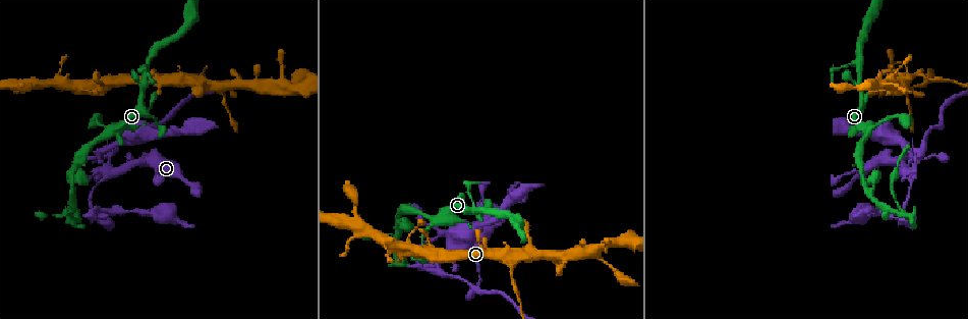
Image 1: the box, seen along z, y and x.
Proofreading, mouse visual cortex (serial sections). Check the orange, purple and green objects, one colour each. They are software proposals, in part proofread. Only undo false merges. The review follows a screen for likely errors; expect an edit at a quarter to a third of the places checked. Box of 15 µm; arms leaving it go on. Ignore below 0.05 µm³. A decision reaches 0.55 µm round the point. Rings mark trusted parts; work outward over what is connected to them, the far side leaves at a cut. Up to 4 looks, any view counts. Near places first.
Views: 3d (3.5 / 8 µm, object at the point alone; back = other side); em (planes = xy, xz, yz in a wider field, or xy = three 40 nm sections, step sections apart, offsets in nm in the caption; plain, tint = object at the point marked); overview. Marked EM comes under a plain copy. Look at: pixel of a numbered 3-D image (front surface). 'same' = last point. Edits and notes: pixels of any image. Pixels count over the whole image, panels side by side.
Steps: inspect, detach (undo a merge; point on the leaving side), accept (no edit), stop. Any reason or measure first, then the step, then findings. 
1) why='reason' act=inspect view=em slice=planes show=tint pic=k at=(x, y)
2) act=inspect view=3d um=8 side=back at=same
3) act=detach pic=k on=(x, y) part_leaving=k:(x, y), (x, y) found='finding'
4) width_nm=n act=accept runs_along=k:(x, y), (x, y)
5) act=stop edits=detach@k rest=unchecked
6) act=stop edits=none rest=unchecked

why='two arms in line, one across' act=inspect view=3d um=8 pic=1 at=(187, 76)

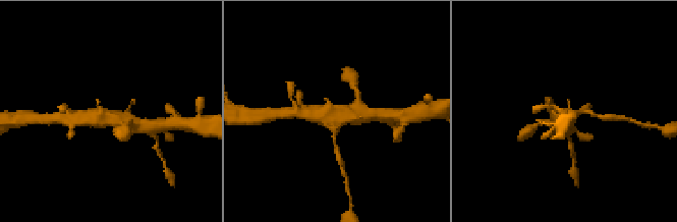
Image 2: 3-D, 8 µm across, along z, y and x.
why='closer look' act=inspect view=3d um=3.5 pic=2 at=(106, 114)

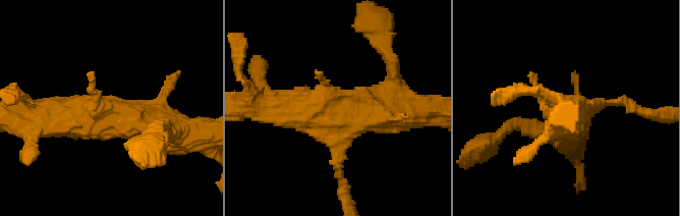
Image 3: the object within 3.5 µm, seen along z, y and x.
why='need the tissue' act=inspect view=em slice=xy step=2 show=tint pic=3 at=(111, 111)

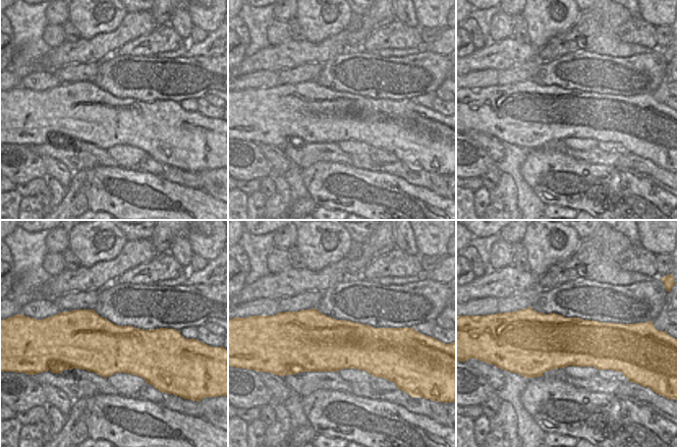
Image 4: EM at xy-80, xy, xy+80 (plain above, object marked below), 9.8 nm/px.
act=accept runs_along=3:(33, 112), (129, 118), (167, 131) found='all the same cell'

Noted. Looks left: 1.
why='abrupt turn' act=inspect view=3d um=3.5 pic=1 at=(72, 179)

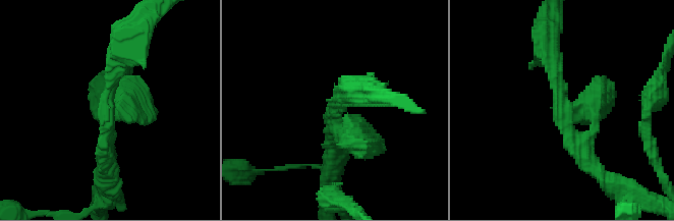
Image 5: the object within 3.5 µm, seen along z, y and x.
arm_widths_nm=250,350,400 act=accept runs_along=5:(546, 42), (564, 126), (593, 164) found='continuous, no second cell'

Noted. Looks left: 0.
act=stop edits=none rest=unchecked

